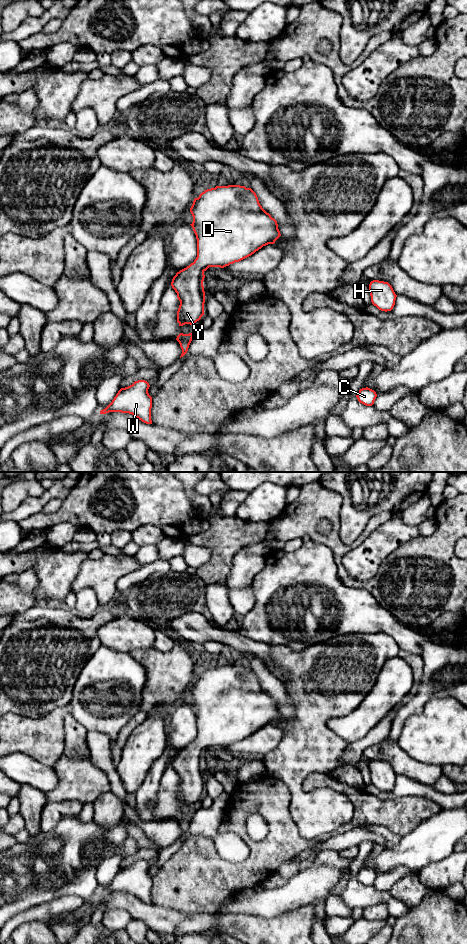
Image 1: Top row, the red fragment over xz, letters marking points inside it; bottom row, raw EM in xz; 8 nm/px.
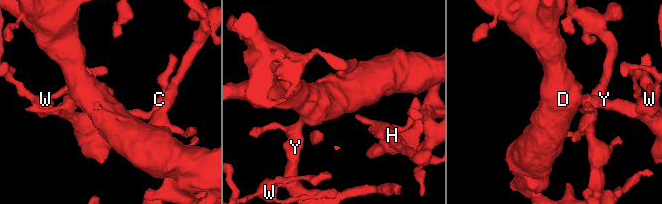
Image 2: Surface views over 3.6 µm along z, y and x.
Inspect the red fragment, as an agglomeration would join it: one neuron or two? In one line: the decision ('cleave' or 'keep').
keep

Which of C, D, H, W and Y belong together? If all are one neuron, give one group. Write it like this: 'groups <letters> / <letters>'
groups C D H W Y

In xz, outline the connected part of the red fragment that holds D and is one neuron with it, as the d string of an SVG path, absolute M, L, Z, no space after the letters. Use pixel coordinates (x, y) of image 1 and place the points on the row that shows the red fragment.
M228 185L207 189L198 198L194 199L190 212L193 216L193 222L190 225L197 239L197 257L193 263L177 272L171 282L171 286L177 293L177 298L180 301L177 311L179 326L185 324L193 325L204 315L205 291L203 281L205 278L204 272L209 267L224 268L239 262L251 256L263 246L274 244L281 236L277 221L262 208L256 193L251 188L246 188L245 186Z

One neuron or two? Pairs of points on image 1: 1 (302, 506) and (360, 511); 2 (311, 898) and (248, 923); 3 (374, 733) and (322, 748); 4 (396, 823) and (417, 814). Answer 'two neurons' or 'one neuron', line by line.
1: two neurons
2: two neurons
3: two neurons
4: one neuron

